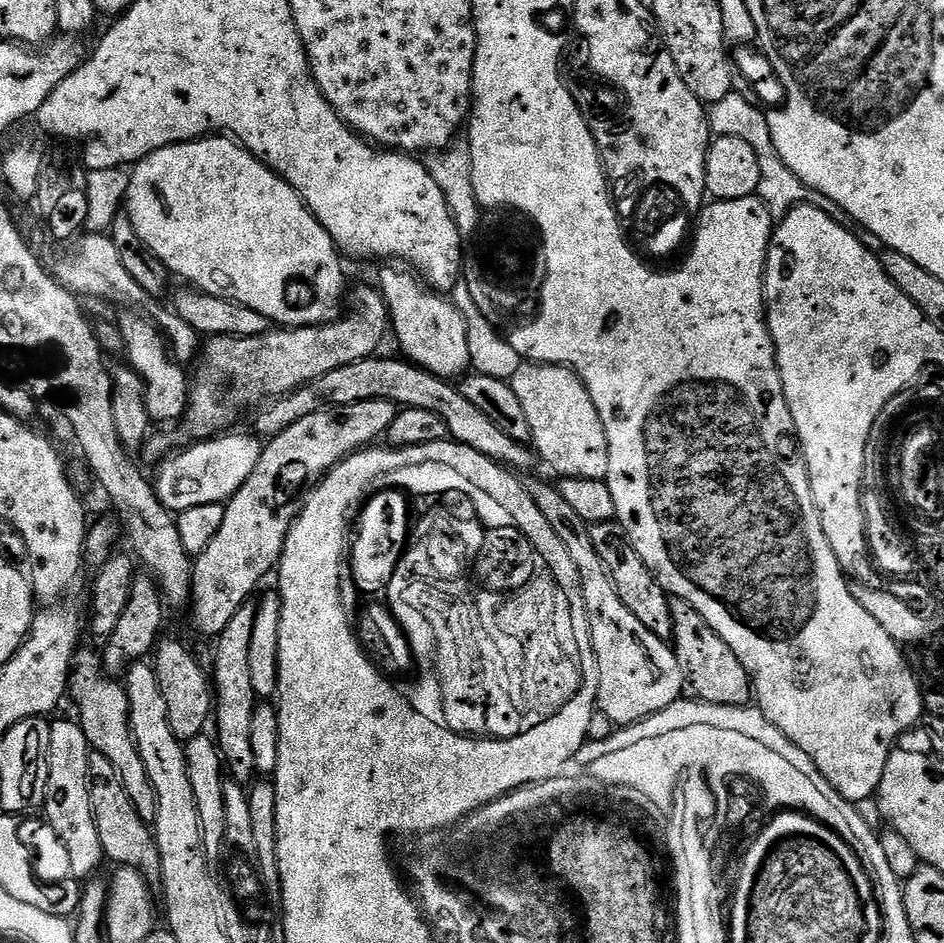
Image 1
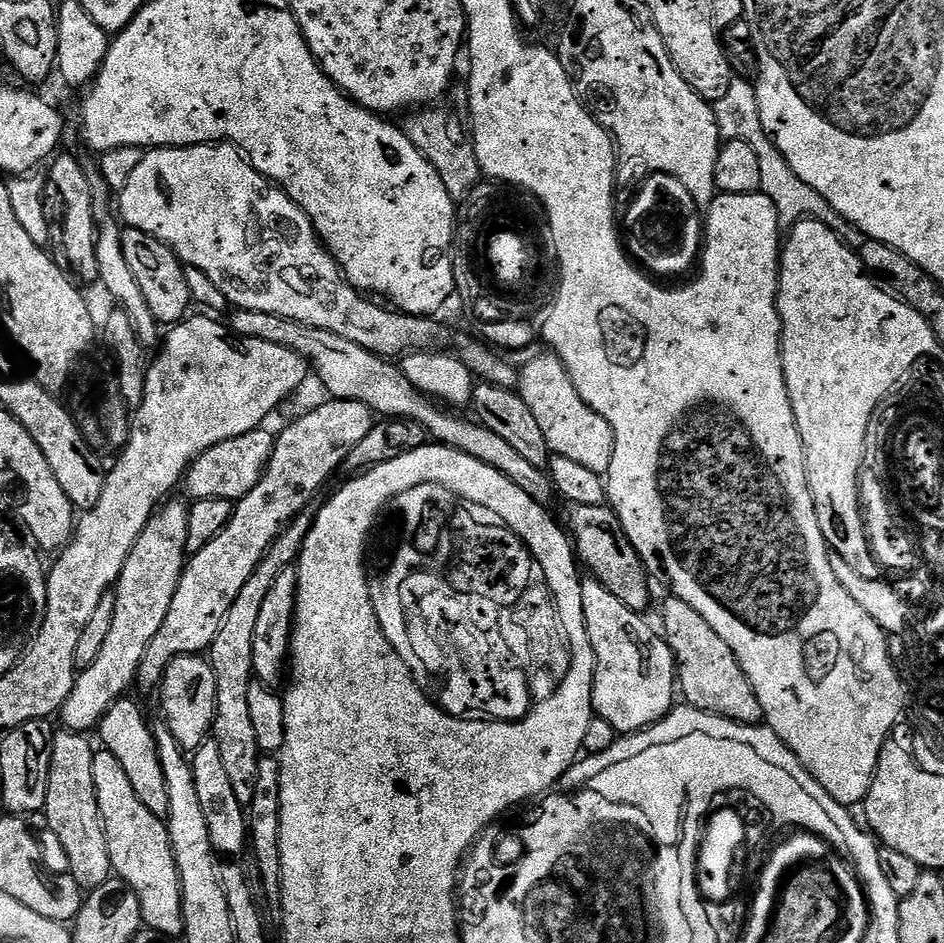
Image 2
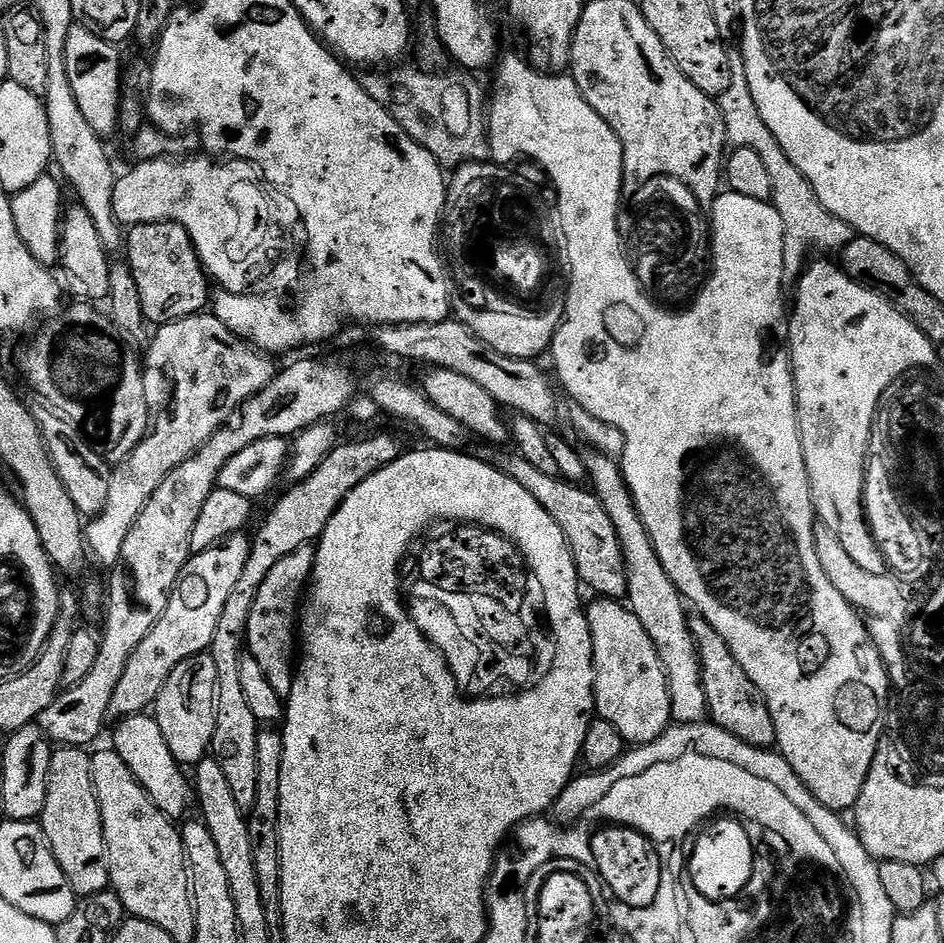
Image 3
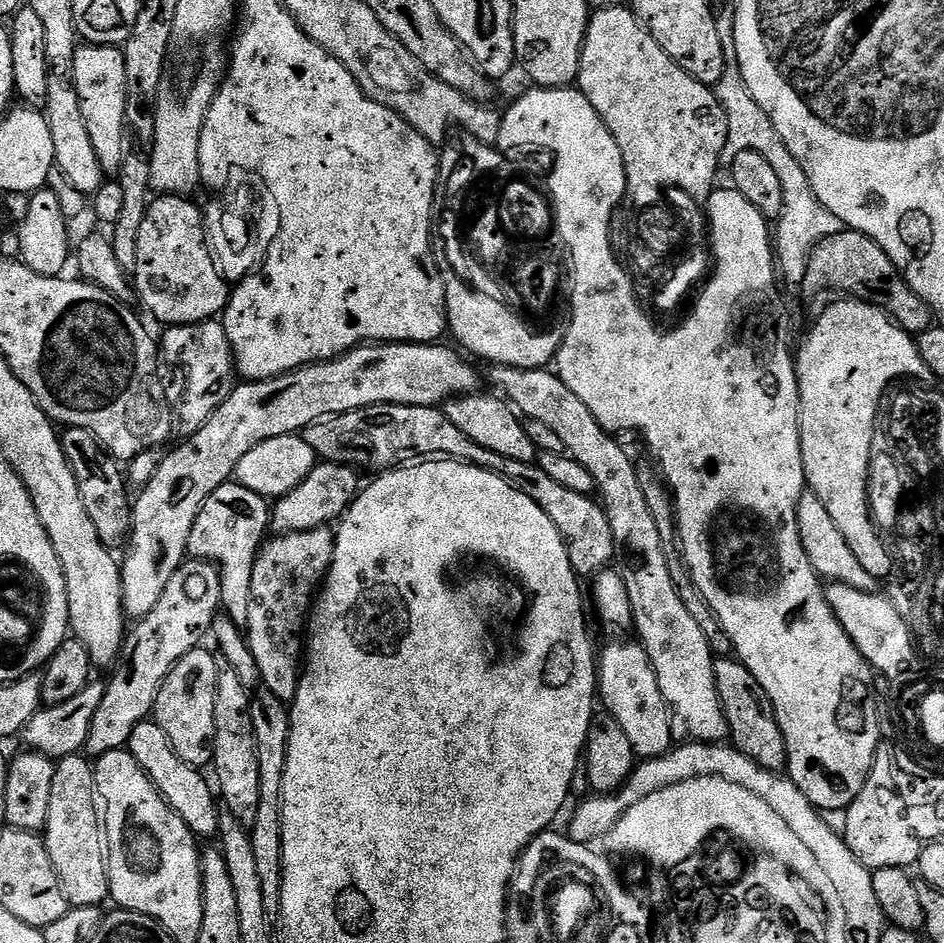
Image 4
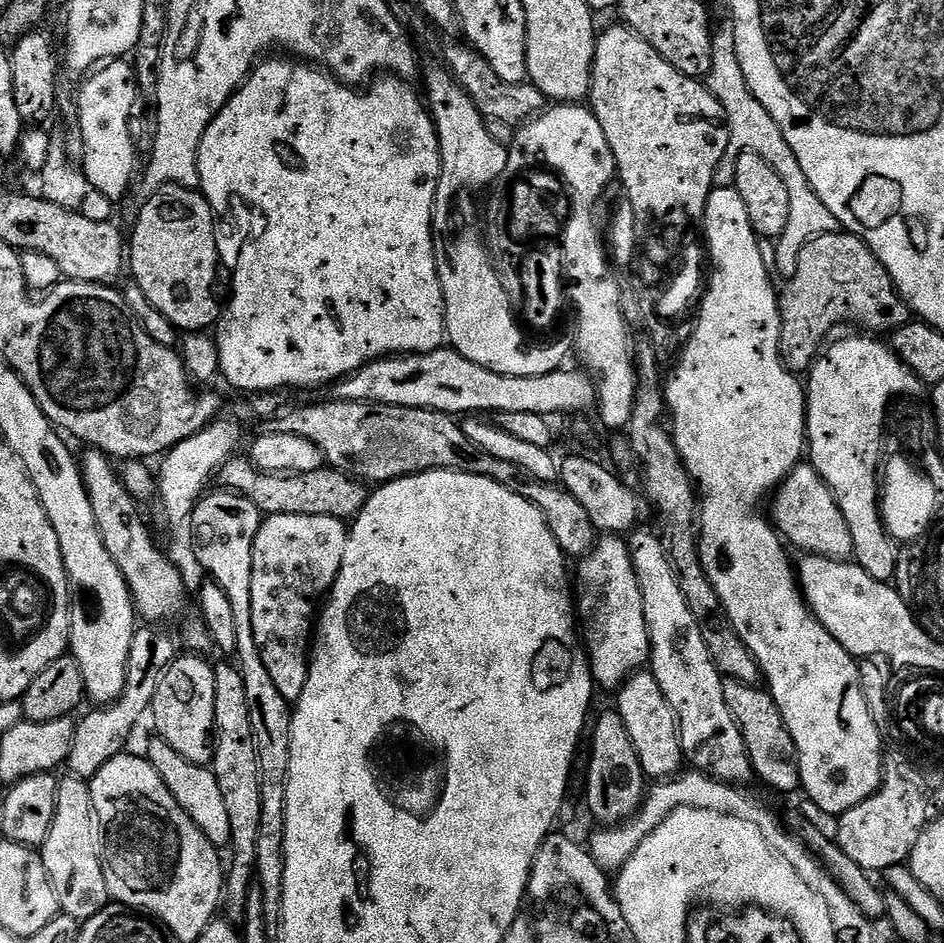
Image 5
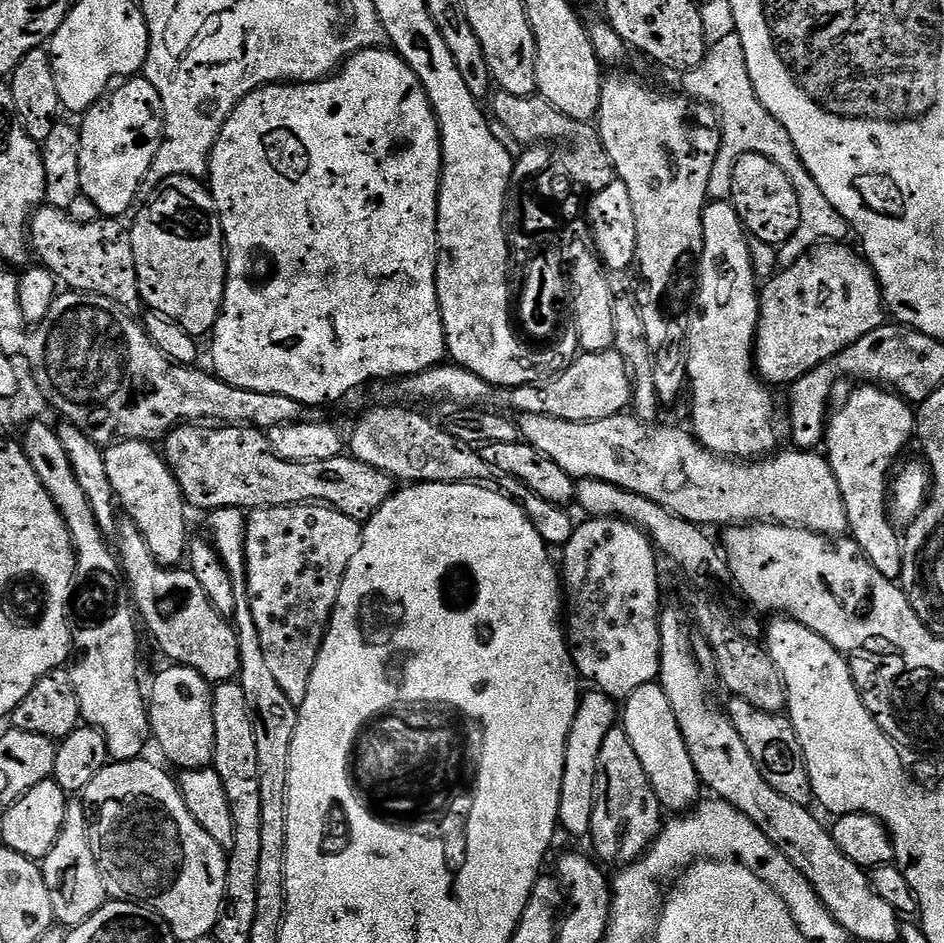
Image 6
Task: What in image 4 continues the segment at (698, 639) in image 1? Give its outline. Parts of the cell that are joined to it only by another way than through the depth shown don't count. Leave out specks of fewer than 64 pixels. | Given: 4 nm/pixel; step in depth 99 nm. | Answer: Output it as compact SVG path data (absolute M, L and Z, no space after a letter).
M720 658L715 661L715 666L718 698L728 719L730 740L736 751L765 768L767 772L783 773L788 766L786 738L782 734L782 726L778 726L776 721L776 711L770 702L770 694L762 690L758 678L754 678L754 674L746 670L742 661Z

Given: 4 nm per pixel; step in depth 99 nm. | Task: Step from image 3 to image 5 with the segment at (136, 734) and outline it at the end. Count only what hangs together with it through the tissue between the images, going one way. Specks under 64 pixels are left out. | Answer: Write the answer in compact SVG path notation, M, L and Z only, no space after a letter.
M152 738L149 742L146 758L154 766L154 770L158 770L162 782L166 782L166 790L174 794L174 802L178 802L178 806L182 806L182 810L190 814L190 822L194 822L194 826L198 826L198 830L206 834L208 841L217 850L227 849L232 843L230 817L222 799L222 789L218 786L218 778L211 767L186 762L186 758L182 758L182 754L178 754L178 750L170 746L170 742L159 738Z

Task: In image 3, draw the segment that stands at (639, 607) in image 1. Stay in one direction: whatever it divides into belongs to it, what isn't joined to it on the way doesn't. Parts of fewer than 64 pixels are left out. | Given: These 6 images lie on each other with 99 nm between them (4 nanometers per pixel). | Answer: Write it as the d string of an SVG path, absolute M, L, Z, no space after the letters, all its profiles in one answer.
M488 446L481 447L481 449L481 452L478 452L479 459L499 468L510 478L514 478L514 482L518 482L518 486L523 486L526 494L532 495L534 502L541 504L546 510L546 514L550 514L550 518L554 518L554 522L558 522L558 526L568 543L570 554L574 558L576 576L579 578L581 585L587 591L589 588L590 591L596 592L592 594L597 597L623 601L628 594L628 579L626 578L626 562L622 558L622 542L618 542L618 530L614 526L614 522L610 522L610 517L606 515L602 502L598 502L595 492L560 476L542 474L542 470L530 466L530 462L526 462L526 458L522 458L518 454L507 456L504 450L493 450Z

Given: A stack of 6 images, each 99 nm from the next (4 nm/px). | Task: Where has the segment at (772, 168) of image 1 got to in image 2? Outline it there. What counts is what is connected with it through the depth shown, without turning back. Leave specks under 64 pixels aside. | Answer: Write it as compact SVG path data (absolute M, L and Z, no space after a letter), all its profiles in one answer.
M733 79L730 90L726 90L721 100L715 101L714 111L718 130L725 141L741 140L754 149L754 154L758 154L758 166L762 169L760 191L770 198L770 202L774 202L780 215L781 225L791 226L800 220L817 220L830 226L830 230L834 230L834 234L838 234L838 238L842 238L842 242L849 248L859 250L864 247L866 238L862 230L858 230L858 226L854 226L849 220L838 215L830 206L830 202L826 202L826 198L818 194L818 190L806 186L806 182L802 182L802 178L794 174L790 162L786 162L786 158L777 150L776 144L768 136L768 131L762 126L756 86L751 79L749 81Z

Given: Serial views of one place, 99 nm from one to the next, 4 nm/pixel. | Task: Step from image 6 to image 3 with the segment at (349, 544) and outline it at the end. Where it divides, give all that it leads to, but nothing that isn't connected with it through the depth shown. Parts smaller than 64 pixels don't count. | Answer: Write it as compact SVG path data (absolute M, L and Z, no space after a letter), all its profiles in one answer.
M312 544L294 550L294 554L286 554L286 558L282 558L282 562L277 562L274 570L266 574L258 590L258 598L254 598L254 610L250 610L247 655L258 662L273 690L285 698L292 693L294 665L298 660L298 617L302 612L302 601L312 579L315 561L316 550Z

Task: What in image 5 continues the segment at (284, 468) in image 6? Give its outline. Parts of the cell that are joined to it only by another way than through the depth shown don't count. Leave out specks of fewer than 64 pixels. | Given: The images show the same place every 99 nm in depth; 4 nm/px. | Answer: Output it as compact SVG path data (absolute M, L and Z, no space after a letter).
M229 459L220 467L218 480L230 492L238 492L250 498L258 506L261 514L277 516L278 514L326 514L348 522L364 508L370 492L356 477L340 472L337 468L325 466L313 472L298 472L285 478L280 474L267 474L260 471L251 459Z

